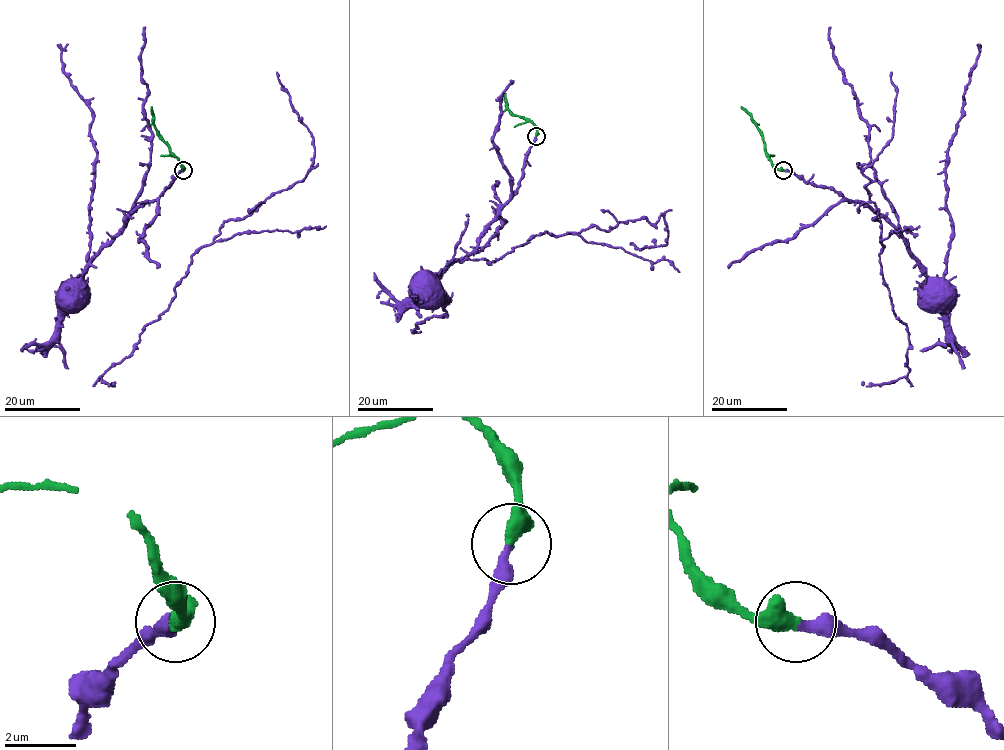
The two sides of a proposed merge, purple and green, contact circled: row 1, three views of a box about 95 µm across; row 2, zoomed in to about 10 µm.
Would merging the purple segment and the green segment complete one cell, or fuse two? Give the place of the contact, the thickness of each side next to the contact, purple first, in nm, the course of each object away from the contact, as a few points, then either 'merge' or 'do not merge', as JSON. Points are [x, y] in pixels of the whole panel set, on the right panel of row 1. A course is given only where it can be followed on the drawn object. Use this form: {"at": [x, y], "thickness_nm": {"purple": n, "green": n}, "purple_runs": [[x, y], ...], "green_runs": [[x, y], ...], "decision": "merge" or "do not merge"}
{"at": [783, 170], "thickness_nm": {"purple": 340, "green": 500}, "purple_runs": [[783, 170], [833, 188], [846, 199], [861, 201], [886, 220], [918, 261], [924, 275], [923, 289]], "green_runs": [[783, 170], [779, 170], [768, 157], [762, 134], [741, 106]], "decision": "merge"}

